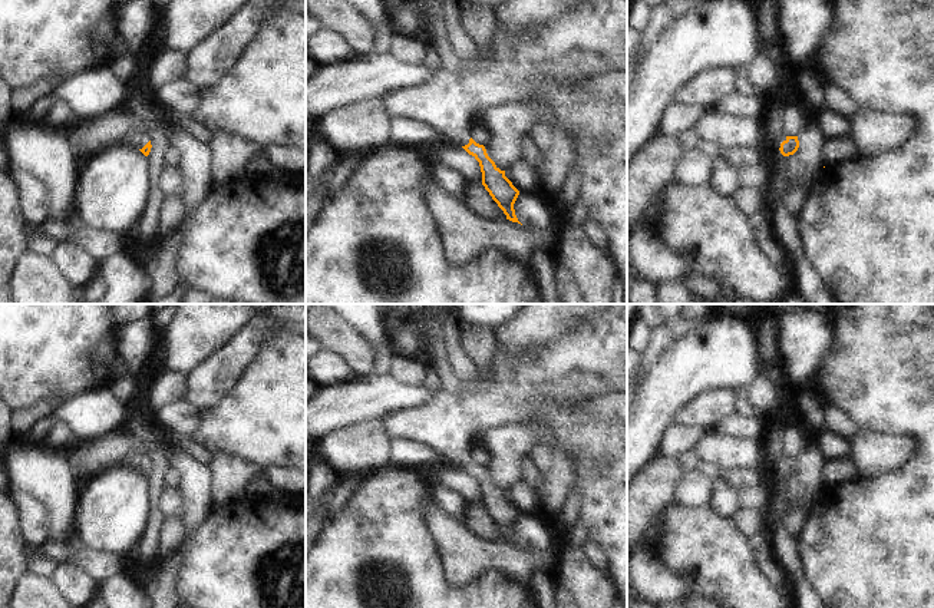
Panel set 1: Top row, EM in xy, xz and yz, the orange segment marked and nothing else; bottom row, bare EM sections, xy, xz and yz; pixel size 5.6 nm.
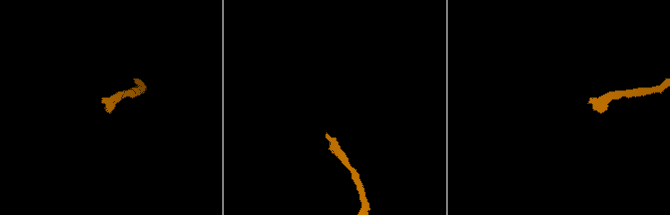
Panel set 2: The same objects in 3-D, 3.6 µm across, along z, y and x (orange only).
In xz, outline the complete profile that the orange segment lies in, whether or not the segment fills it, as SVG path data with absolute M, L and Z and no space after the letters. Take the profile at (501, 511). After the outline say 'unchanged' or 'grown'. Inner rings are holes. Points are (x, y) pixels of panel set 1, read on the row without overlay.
M595 304L595 307L595 313L587 315L585 321L571 324L548 340L537 341L525 350L496 353L494 361L479 371L473 387L462 383L458 394L449 394L439 389L428 403L383 417L392 437L402 437L423 449L429 449L443 465L461 467L472 476L479 483L482 506L504 532L506 541L512 543L521 545L514 531L519 512L505 498L505 492L501 492L488 478L485 467L471 459L471 450L476 446L475 433L496 426L515 426L524 420L528 407L534 402L548 399L554 394L574 399L578 396L597 397L608 393L627 391L627 304Z; grown

